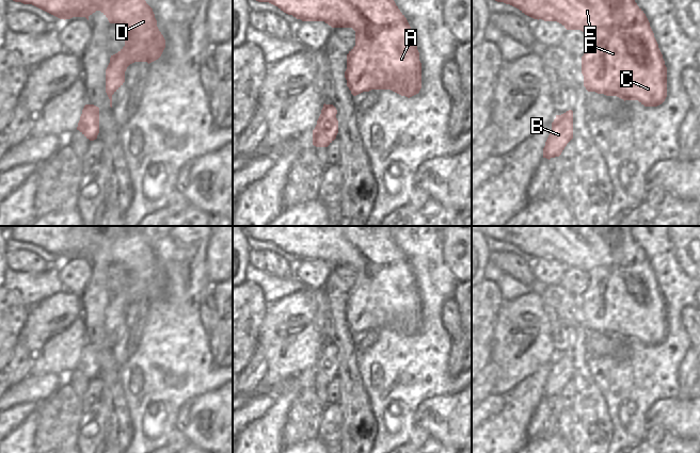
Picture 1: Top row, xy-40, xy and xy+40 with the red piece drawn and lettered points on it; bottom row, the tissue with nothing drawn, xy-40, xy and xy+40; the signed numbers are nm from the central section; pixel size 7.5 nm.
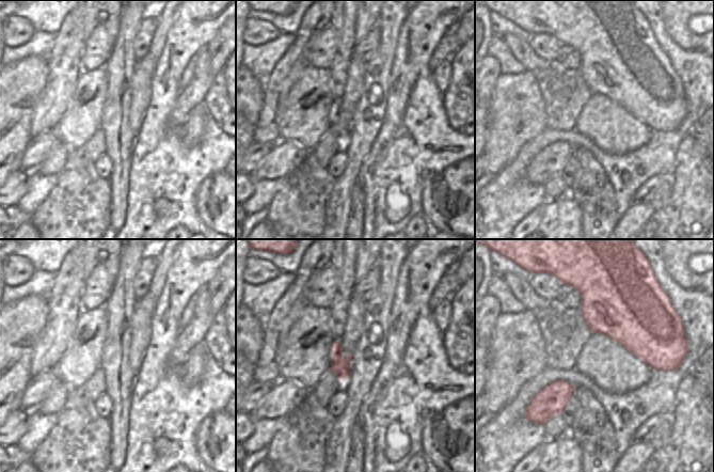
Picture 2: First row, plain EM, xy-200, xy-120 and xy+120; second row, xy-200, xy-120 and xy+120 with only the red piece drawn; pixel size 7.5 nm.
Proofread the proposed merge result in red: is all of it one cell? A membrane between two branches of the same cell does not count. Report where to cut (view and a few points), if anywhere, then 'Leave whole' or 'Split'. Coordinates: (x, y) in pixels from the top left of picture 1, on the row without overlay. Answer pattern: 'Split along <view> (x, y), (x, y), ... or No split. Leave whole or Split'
No split. Leave whole

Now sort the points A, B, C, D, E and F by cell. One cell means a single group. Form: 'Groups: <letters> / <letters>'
Groups: A B C D E F

